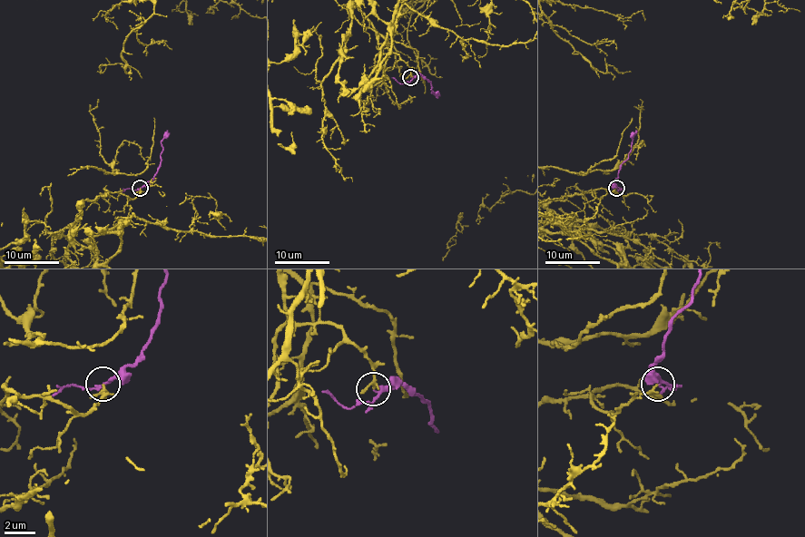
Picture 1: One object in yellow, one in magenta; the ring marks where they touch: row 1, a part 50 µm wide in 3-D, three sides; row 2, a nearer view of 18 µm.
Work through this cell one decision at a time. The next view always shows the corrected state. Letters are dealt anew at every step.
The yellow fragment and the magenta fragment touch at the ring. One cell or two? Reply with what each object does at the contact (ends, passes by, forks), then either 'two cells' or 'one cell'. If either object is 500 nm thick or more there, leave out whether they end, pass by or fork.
yellow passes by | magenta passes by | two cells

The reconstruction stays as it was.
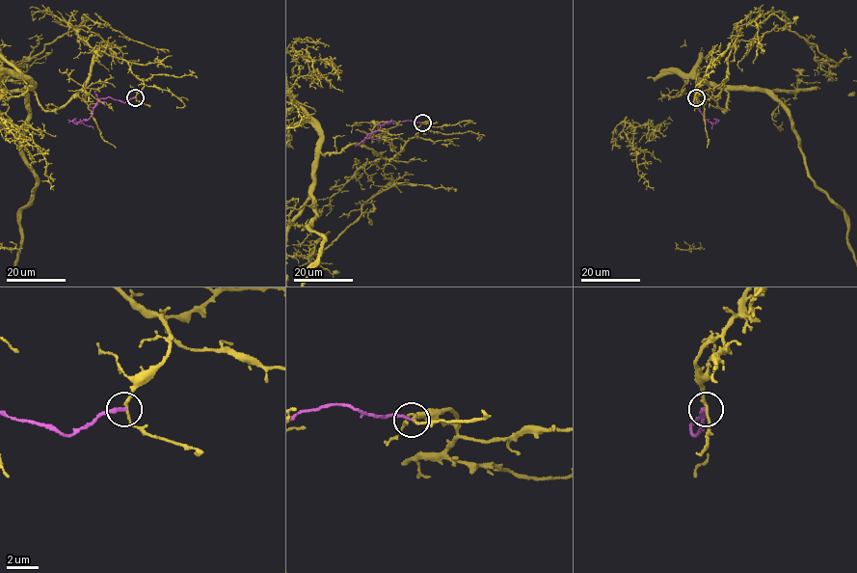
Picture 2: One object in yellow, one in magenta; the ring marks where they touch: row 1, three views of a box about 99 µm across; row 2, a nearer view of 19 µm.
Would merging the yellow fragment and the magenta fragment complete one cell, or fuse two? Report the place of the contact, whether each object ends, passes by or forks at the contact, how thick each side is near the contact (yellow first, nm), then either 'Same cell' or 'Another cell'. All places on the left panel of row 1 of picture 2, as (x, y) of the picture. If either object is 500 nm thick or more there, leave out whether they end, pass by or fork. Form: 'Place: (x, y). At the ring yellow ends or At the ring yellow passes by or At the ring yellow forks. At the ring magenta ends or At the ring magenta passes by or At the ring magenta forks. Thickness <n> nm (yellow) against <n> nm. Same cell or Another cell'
Place: (135, 97). At the ring yellow passes by. At the ring magenta ends. Thickness 160 nm (yellow) against 190 nm. Another cell

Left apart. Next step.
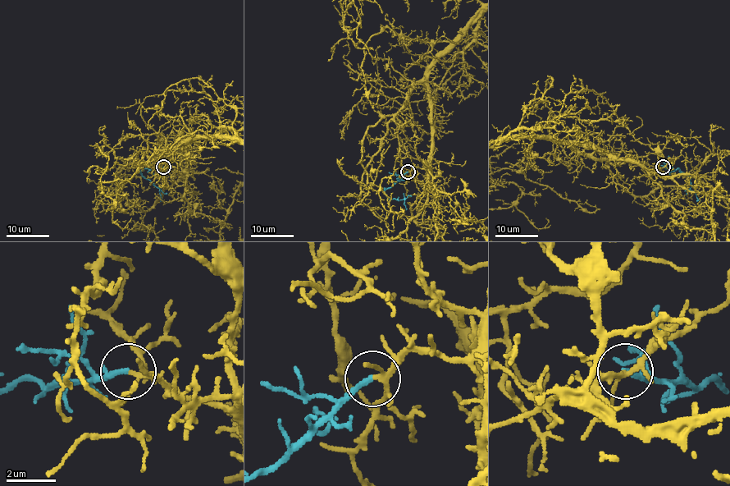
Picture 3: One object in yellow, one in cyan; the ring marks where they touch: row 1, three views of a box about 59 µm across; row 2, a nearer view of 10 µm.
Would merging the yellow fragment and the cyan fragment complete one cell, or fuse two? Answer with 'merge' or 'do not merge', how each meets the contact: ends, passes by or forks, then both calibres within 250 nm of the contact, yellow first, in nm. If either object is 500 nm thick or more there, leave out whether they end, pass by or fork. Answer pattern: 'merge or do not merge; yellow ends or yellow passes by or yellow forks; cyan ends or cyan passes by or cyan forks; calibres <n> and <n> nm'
merge; yellow forks; cyan ends; calibres 150 and 200 nm

